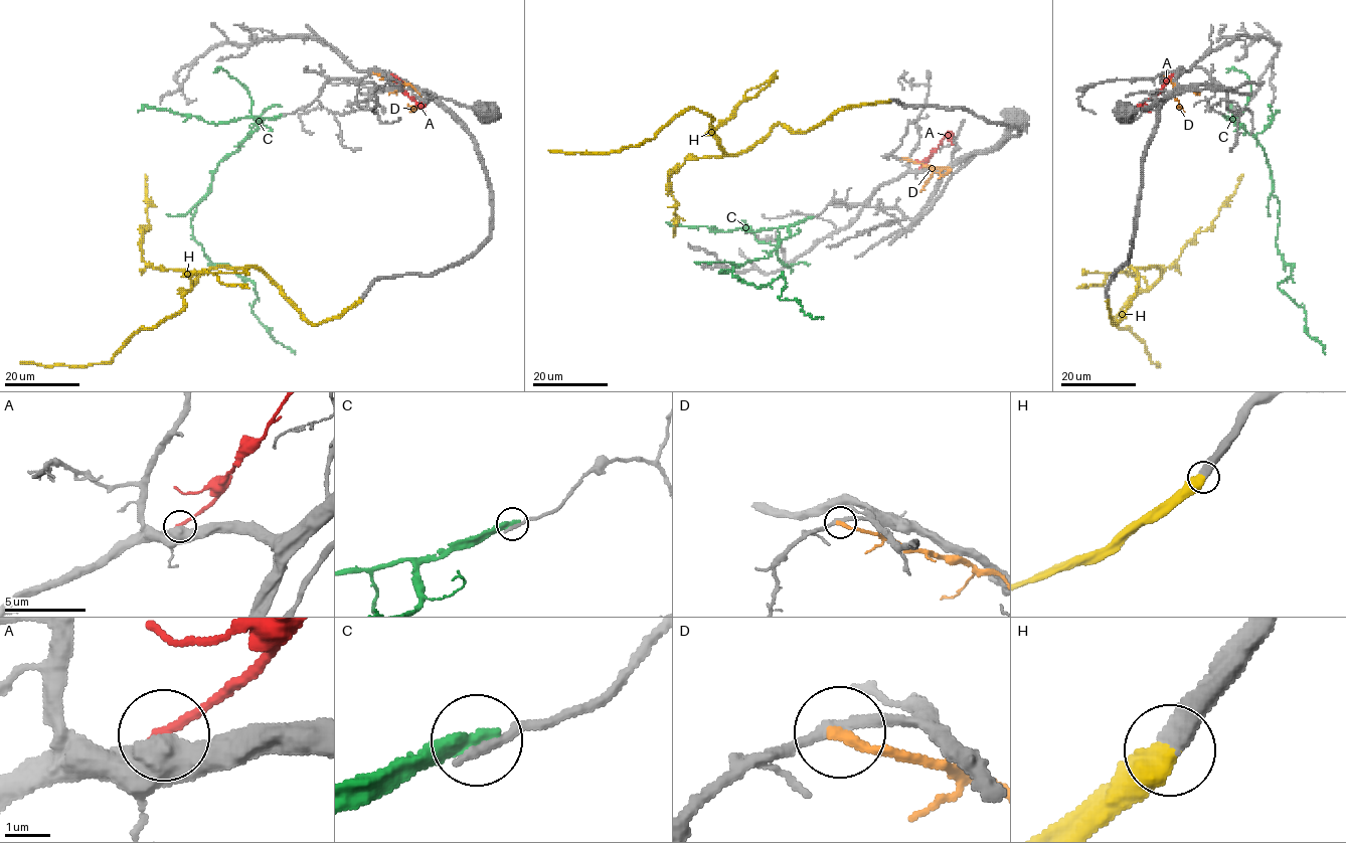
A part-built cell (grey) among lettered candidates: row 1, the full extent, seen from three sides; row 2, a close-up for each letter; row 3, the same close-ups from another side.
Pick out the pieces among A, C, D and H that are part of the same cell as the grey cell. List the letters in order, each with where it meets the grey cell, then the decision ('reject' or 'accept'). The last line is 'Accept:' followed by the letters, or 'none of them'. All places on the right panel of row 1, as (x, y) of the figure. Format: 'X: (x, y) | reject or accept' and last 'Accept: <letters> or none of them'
A: (1175, 73) | reject
C: (1223, 115) | reject
D: (1165, 73) | reject
H: (1107, 298) | accept
Accept: H

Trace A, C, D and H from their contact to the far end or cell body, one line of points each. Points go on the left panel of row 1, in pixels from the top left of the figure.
A: (389, 73), (425, 112)
C: (283, 115), (263, 118), (218, 163), (191, 225), (208, 259), (255, 286), (251, 312), (295, 353)
D: (373, 73), (409, 83), (417, 93), (421, 101), (409, 112)
H: (362, 298), (310, 323), (258, 269), (212, 268), (185, 293), (183, 307), (142, 327), (106, 363), (20, 362)

